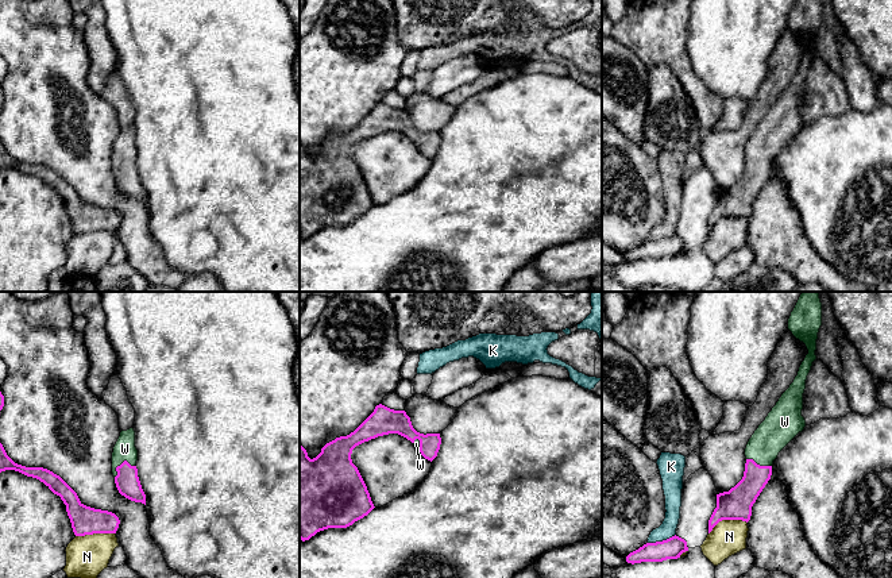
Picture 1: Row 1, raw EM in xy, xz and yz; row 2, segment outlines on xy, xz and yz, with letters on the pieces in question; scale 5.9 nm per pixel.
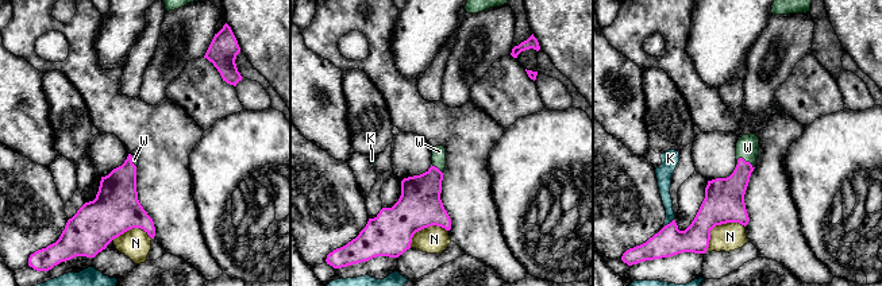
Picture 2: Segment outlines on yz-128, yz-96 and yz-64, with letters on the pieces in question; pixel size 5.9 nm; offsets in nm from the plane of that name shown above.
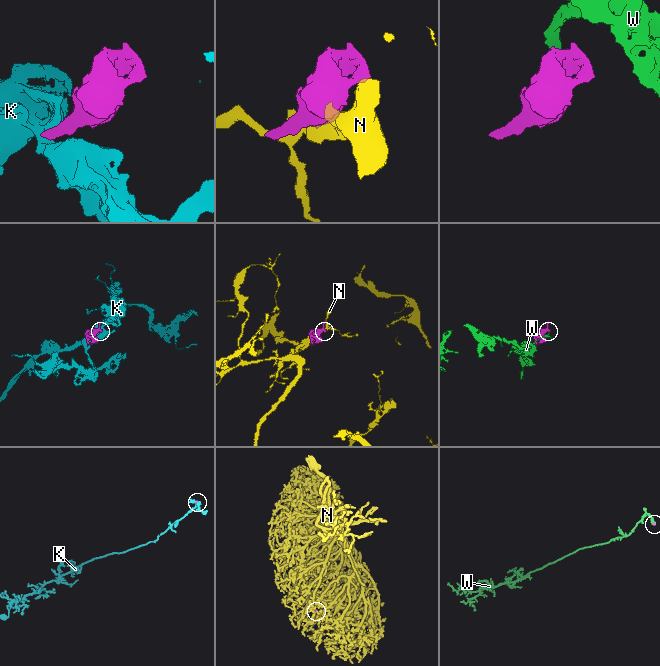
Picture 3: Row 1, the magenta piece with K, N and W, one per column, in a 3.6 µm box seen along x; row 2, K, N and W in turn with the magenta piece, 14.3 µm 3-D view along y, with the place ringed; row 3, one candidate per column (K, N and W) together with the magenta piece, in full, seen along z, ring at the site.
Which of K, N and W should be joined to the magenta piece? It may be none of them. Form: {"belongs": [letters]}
{"belongs": ["W"]}

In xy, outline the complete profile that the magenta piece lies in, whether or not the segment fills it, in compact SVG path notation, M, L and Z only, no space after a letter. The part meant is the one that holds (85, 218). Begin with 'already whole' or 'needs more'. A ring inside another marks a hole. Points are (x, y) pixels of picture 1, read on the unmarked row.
already whole | M0 140L0 170L5 167L15 167L27 174L36 176L54 192L59 193L66 203L66 209L76 234L116 231L120 217L115 211L84 203L77 190L53 169L43 165L26 165L15 161Z

